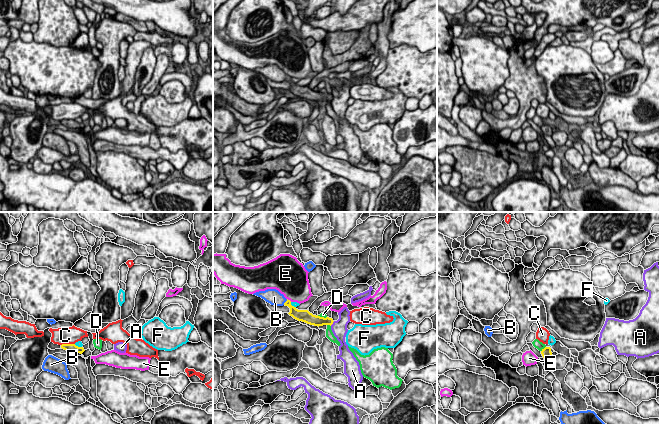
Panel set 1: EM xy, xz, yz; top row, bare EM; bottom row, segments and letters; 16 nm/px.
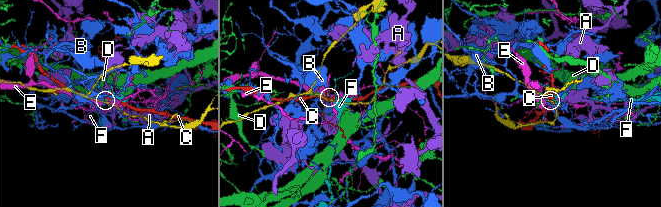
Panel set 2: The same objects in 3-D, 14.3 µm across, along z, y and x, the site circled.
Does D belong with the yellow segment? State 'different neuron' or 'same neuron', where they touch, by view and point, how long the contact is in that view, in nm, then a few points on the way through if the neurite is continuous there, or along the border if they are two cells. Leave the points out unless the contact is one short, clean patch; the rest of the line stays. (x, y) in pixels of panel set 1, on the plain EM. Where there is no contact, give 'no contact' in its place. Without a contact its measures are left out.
different neuron; contact yz (543, 125); length 120 nm; border yz (545, 122), (541, 127)

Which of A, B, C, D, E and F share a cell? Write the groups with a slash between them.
A / B / C / D / E / F

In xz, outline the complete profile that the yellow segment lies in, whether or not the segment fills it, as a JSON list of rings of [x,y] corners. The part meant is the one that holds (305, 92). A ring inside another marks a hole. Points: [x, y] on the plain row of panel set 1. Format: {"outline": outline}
{"outline": [[[287,75],[287,77],[284,79],[285,82],[288,82],[290,84],[290,88],[288,89],[290,92],[292,92],[294,95],[298,97],[305,98],[310,101],[314,102],[323,102],[323,101],[332,101],[333,95],[329,93],[320,93],[313,91],[308,86],[298,86],[296,83],[291,81],[291,77]]]}

